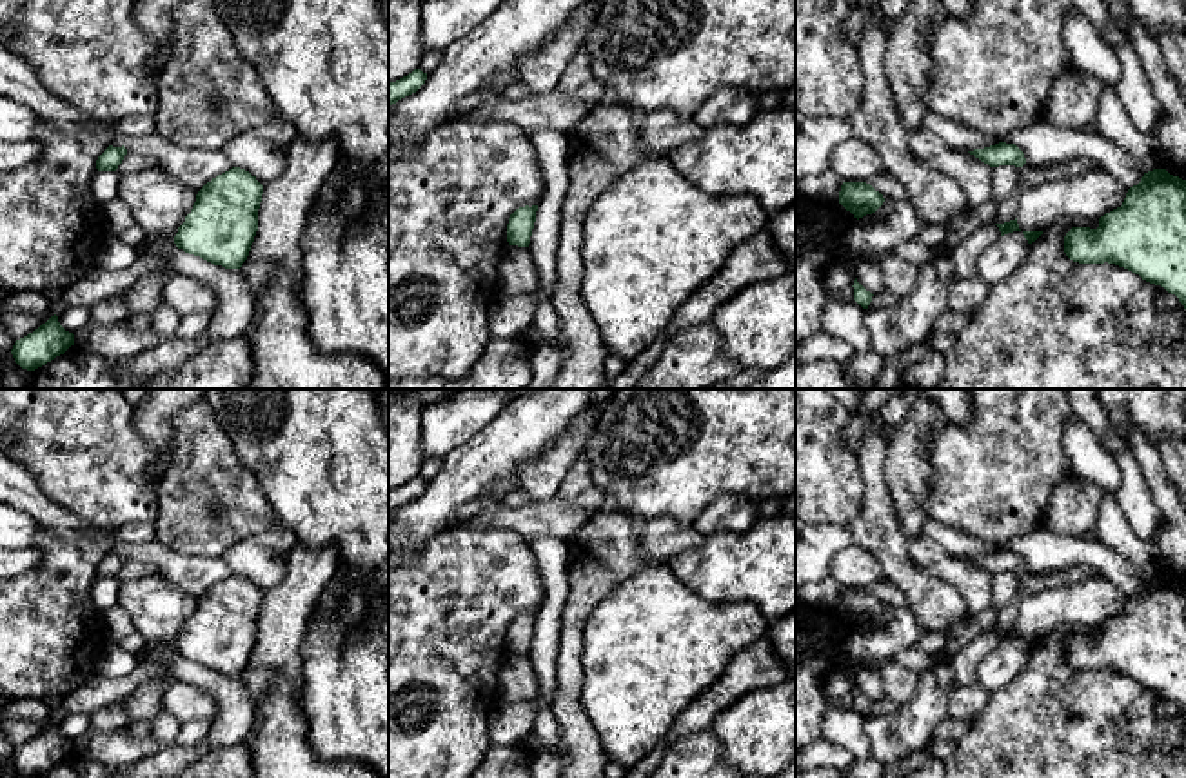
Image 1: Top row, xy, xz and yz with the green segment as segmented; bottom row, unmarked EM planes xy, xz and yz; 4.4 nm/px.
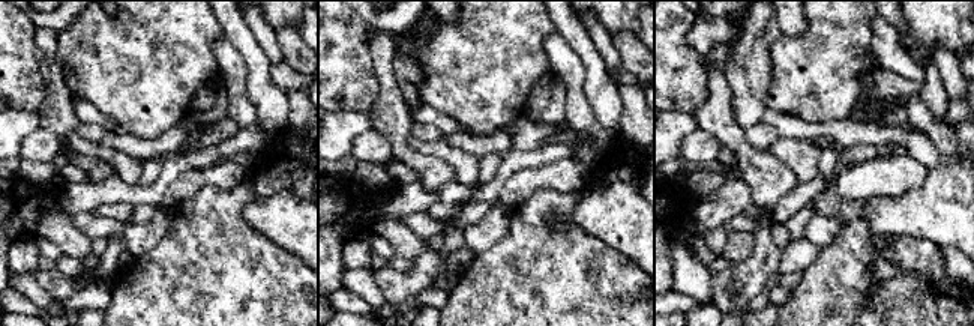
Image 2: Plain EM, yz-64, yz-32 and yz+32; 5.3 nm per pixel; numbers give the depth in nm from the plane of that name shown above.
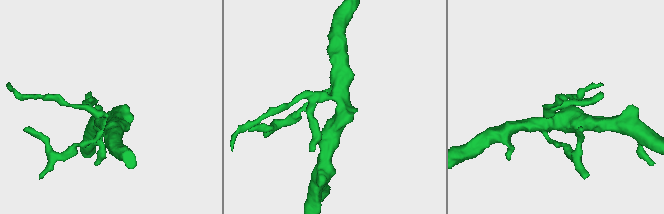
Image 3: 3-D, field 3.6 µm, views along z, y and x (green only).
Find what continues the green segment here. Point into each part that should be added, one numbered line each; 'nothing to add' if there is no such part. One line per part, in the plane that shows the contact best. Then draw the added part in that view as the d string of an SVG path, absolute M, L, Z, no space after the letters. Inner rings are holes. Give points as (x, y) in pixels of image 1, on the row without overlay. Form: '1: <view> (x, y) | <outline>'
nothing to add

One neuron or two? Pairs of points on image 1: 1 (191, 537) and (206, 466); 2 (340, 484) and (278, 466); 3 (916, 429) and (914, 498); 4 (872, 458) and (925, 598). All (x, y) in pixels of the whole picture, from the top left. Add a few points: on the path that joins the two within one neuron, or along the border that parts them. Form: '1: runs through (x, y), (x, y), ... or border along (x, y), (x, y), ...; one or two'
1: runs through (195, 518), (206, 506), (206, 484); one
2: runs through (326, 469), (322, 466), (293, 466); one
3: runs through (914, 446), (914, 482); one
4: runs through (876, 493), (878, 531), (890, 546), (896, 564); one

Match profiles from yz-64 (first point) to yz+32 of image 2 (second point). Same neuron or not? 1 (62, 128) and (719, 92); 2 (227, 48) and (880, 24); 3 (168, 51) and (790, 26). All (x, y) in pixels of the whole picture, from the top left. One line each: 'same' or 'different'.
1: same
2: same
3: different

